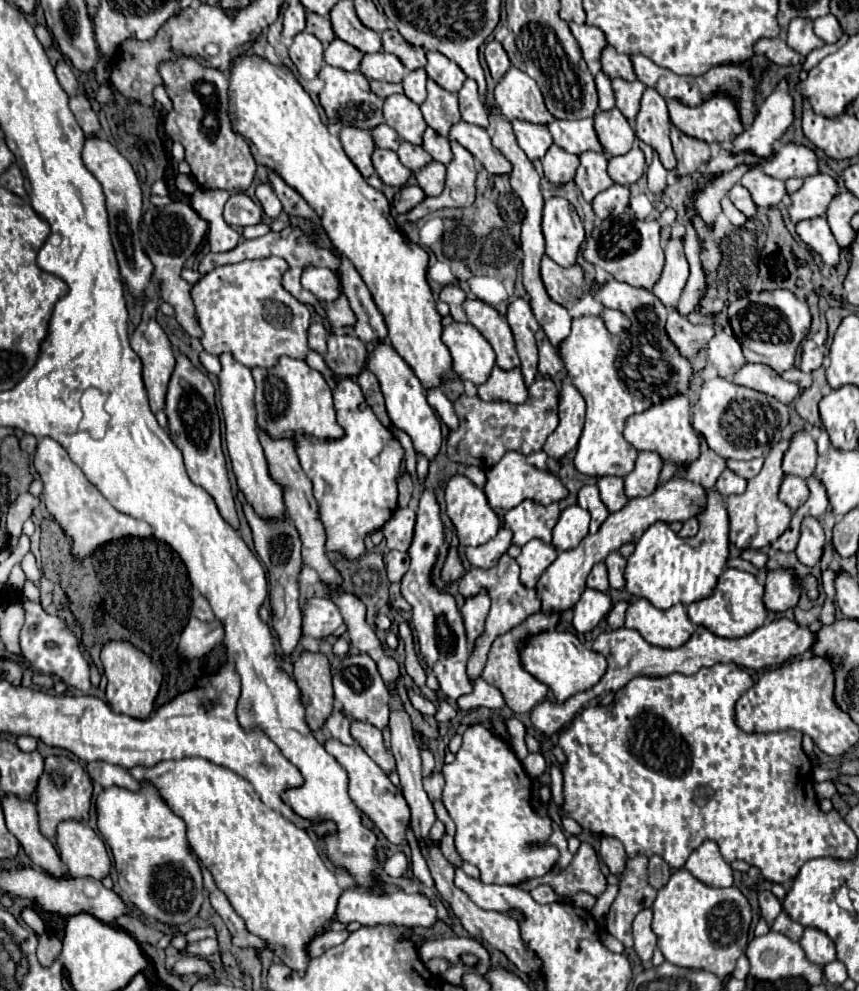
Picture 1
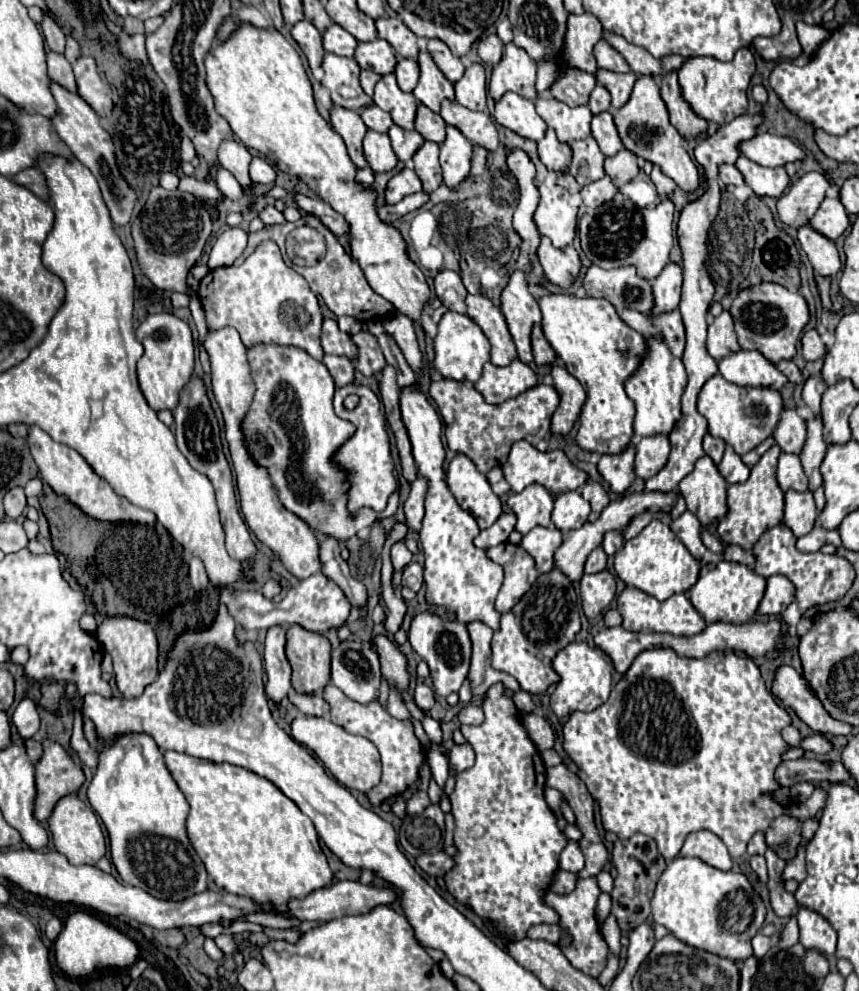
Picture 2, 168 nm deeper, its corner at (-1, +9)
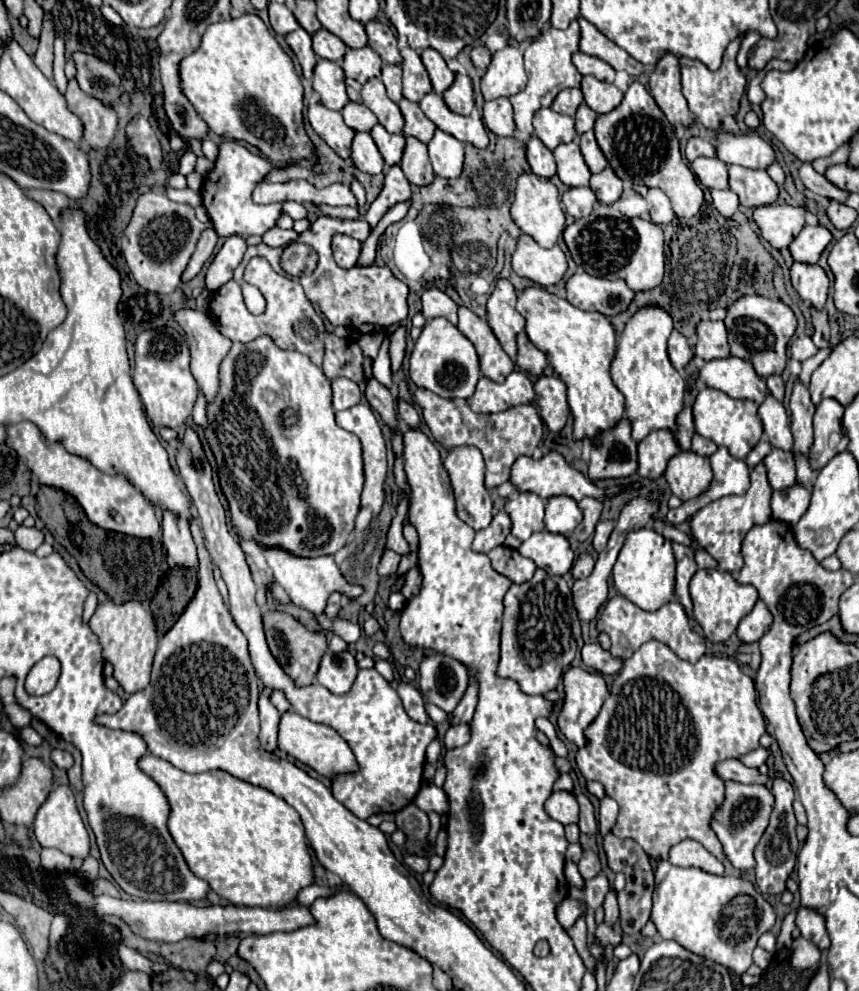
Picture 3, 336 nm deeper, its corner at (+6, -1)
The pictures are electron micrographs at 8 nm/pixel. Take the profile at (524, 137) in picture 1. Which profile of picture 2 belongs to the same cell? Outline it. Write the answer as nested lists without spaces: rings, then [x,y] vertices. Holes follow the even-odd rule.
[[[505,93],[503,99],[497,101],[495,119],[503,127],[531,141],[541,141],[547,131],[545,121],[535,111],[535,103],[519,97],[517,93]]]

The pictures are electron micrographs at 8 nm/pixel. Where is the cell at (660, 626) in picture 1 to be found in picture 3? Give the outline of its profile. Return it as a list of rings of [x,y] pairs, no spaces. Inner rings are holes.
[[[616,595],[616,597],[612,597],[612,599],[606,603],[606,607],[604,607],[604,611],[602,611],[596,627],[598,627],[598,631],[608,633],[608,637],[610,637],[610,641],[612,641],[610,655],[612,655],[612,657],[618,657],[618,659],[622,659],[622,661],[630,659],[630,657],[634,655],[634,651],[636,651],[642,643],[652,641],[652,639],[666,643],[676,655],[680,655],[682,659],[686,659],[686,661],[690,661],[690,663],[696,663],[696,661],[704,655],[704,651],[706,651],[704,637],[690,629],[690,619],[688,619],[684,607],[680,607],[680,603],[676,603],[676,599],[672,599],[670,603],[666,603],[664,607],[660,607],[658,611],[648,613],[648,611],[638,609],[638,607],[636,607],[634,603],[630,603],[626,597]]]

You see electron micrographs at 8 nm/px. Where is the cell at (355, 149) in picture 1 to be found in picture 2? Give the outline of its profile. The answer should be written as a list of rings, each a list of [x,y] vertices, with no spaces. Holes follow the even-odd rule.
[[[333,107],[331,109],[331,125],[337,133],[341,133],[351,161],[359,169],[367,167],[367,161],[365,161],[365,155],[363,155],[363,137],[367,133],[367,127],[365,127],[361,115],[357,111]]]

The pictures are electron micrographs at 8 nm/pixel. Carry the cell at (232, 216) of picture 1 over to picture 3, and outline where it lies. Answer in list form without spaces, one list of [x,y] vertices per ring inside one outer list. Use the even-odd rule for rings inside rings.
[[[272,227],[272,231],[266,231],[262,239],[270,247],[286,247],[298,239],[298,233],[296,231],[284,231],[280,227]]]

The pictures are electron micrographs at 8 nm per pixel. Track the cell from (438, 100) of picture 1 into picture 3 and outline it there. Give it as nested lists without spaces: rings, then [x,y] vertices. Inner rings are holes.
[[[402,47],[402,93],[408,101],[420,101],[428,91],[432,91],[430,77],[426,73],[426,67],[420,59],[420,53],[412,47]]]

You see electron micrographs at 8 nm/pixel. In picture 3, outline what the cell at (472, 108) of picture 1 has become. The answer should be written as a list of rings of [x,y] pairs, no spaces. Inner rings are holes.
[[[466,73],[456,75],[454,83],[444,91],[442,95],[444,103],[458,115],[470,115],[474,109],[474,99],[472,99],[472,81]]]

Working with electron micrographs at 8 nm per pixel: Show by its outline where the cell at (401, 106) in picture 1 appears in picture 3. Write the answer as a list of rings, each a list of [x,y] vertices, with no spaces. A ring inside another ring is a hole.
[[[378,77],[364,83],[364,87],[362,87],[362,103],[378,117],[380,125],[384,125],[388,133],[402,133],[404,117],[400,115],[398,105],[388,99],[384,83]]]

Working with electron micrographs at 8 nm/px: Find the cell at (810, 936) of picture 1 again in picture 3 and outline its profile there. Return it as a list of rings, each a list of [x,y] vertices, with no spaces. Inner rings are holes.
[[[802,907],[798,911],[798,917],[796,917],[796,927],[800,929],[802,937],[812,941],[820,949],[828,949],[830,947],[830,939],[828,939],[828,931],[826,931],[826,921],[824,921],[824,917],[816,909]]]

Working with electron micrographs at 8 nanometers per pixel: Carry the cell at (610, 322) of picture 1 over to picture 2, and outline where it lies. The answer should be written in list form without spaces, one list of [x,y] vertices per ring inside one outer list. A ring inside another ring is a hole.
[[[623,309],[619,311],[619,317],[631,329],[639,331],[643,337],[659,337],[675,357],[683,355],[685,329],[683,329],[683,321],[677,309],[671,313],[661,313],[661,315],[645,315],[639,311]]]

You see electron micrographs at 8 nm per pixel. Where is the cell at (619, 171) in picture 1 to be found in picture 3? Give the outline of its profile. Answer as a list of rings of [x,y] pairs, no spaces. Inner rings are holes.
[[[606,167],[602,173],[590,177],[590,189],[594,191],[600,203],[612,205],[622,195],[622,181],[616,179],[616,173],[610,167]]]

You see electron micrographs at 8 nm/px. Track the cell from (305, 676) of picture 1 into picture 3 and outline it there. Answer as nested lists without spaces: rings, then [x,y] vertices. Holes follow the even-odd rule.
[[[268,609],[264,613],[264,633],[266,633],[266,641],[268,641],[268,647],[270,647],[272,655],[284,667],[284,671],[296,681],[296,685],[304,687],[304,685],[312,683],[314,675],[318,671],[318,665],[320,665],[320,659],[326,653],[324,633],[306,629],[292,615],[288,615],[284,611],[278,611],[278,609]]]

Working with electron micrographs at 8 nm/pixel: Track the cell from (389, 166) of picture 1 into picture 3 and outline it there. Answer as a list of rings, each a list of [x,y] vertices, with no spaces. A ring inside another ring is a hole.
[[[356,133],[352,141],[352,161],[354,165],[364,173],[382,173],[384,171],[384,159],[380,151],[376,151],[376,143],[372,143],[370,133]]]

